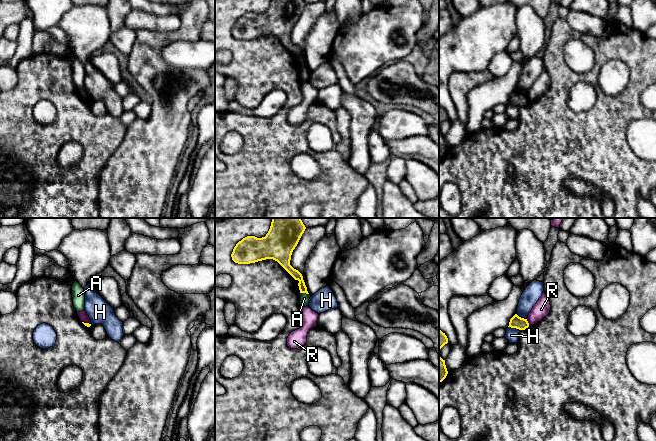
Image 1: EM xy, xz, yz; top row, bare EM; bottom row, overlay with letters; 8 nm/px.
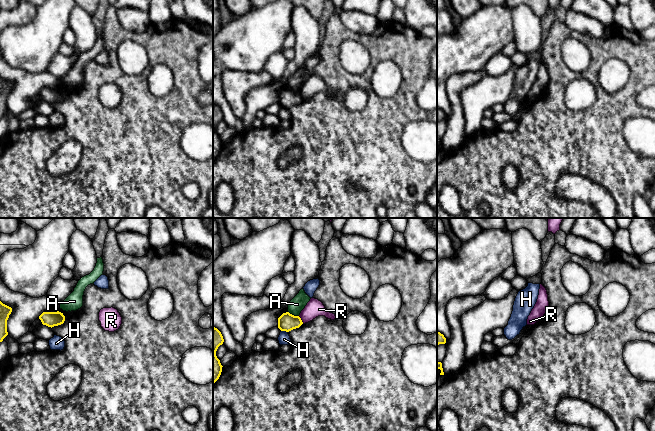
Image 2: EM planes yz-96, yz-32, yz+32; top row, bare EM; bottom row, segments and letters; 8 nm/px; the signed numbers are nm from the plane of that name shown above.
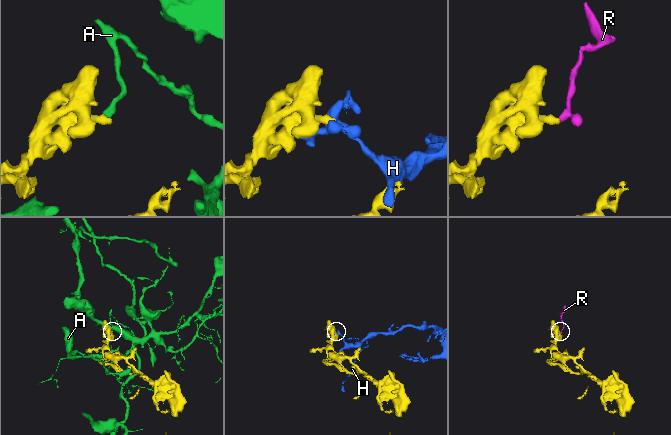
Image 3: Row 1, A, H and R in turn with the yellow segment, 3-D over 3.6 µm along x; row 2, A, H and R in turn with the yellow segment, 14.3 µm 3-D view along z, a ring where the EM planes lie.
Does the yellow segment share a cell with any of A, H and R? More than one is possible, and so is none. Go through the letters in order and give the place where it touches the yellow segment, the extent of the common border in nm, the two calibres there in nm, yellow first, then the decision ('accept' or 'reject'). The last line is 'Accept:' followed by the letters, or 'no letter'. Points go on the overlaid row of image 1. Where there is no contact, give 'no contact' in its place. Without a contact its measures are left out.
A: xz (304, 292) | 70 nm | 70/80 nm | reject
H: yz (514, 327) | 100 nm | 100/100 nm | reject
R: yz (527, 322) | 60 nm | 100/140 nm | reject
Accept: no letter

